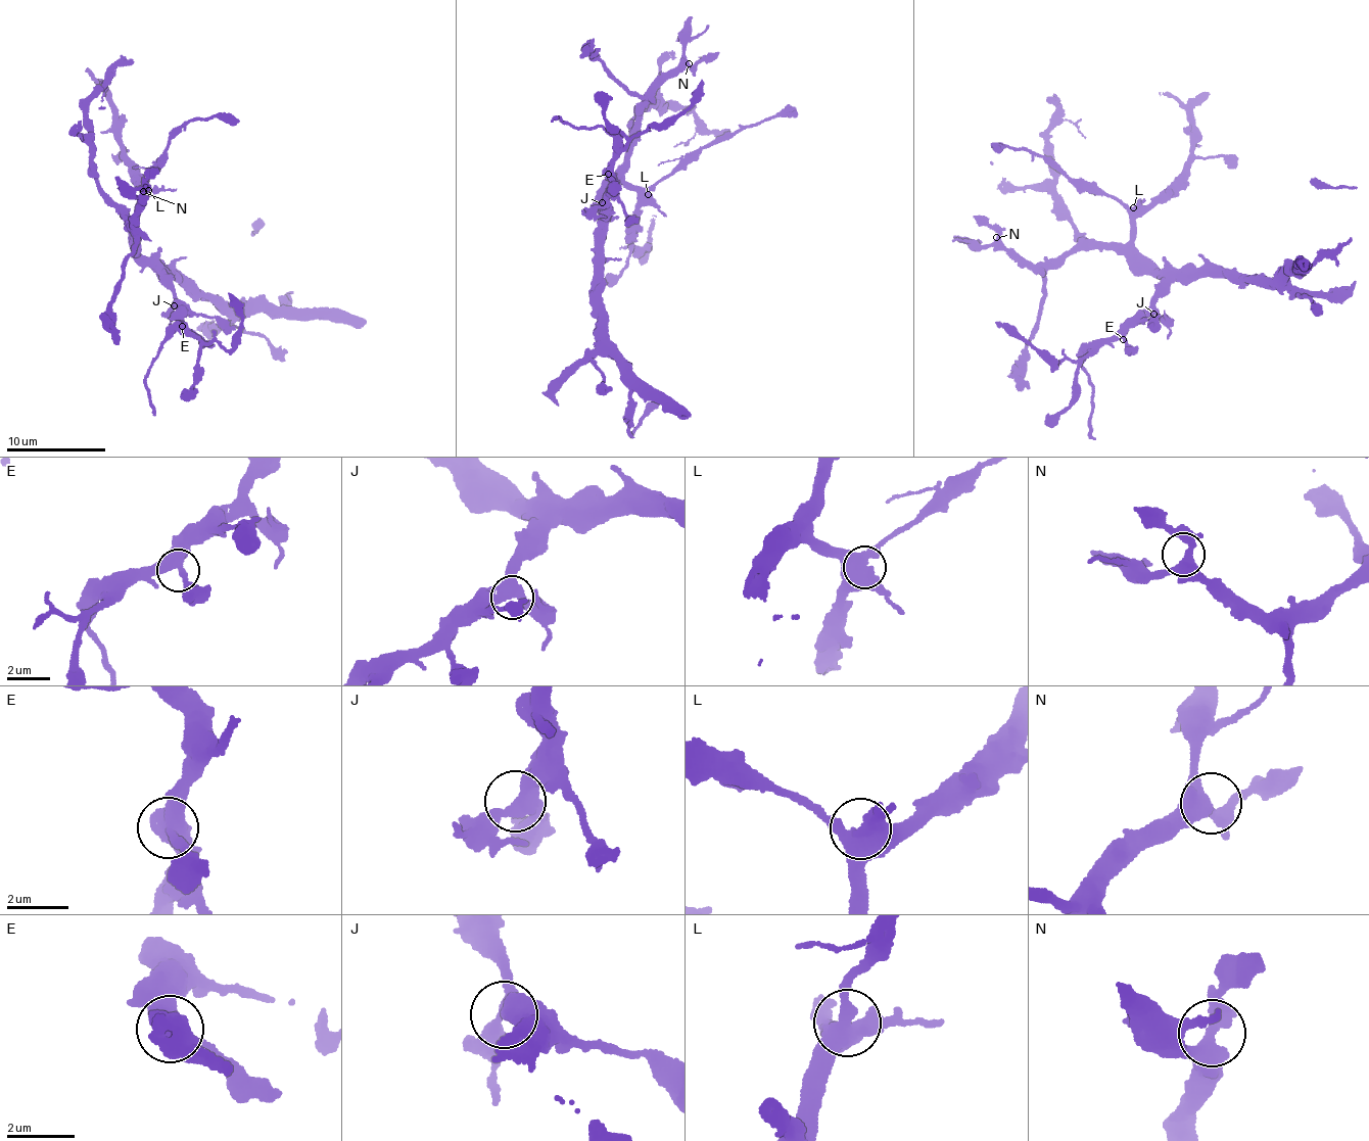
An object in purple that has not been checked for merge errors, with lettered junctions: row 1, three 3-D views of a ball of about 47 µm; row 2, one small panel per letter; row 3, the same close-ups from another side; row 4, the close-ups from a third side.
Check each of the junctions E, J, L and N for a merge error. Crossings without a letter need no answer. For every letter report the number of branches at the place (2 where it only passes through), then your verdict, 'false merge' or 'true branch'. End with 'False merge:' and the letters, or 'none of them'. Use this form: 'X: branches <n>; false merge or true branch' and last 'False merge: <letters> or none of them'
E: branches 3; true branch
J: branches 3; true branch
L: branches 4; true branch
N: branches 4; true branch
False merge: none of them

